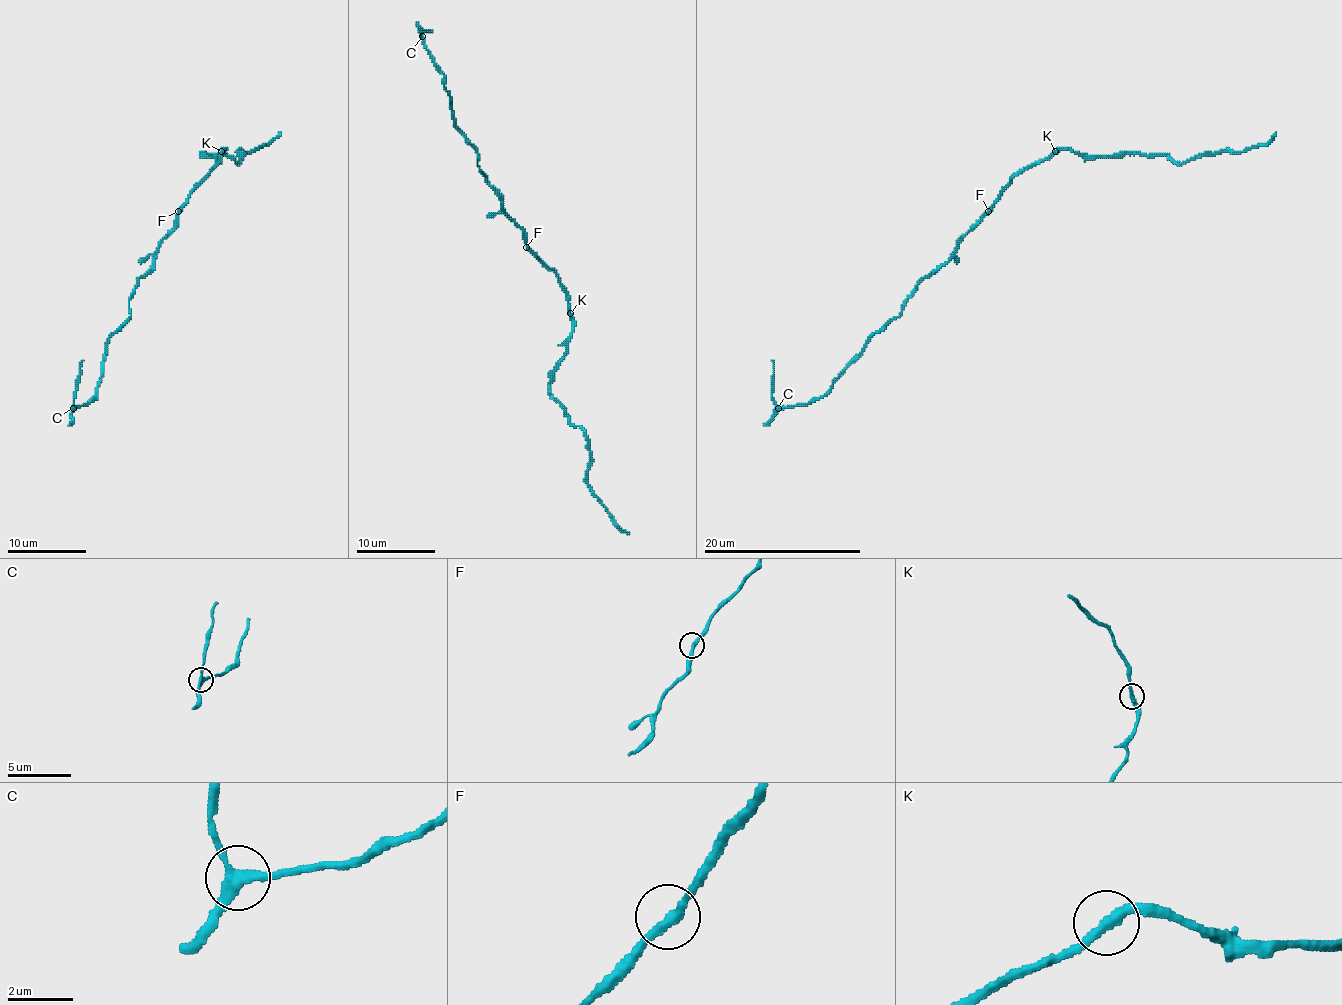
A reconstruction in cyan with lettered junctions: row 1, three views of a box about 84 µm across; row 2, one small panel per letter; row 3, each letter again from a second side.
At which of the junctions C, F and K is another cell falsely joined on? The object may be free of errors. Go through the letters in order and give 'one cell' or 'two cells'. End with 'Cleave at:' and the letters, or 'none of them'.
C: one cell
F: one cell
K: one cell
Cleave at: none of them

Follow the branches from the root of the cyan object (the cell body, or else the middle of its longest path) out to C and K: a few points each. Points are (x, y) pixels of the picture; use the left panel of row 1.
C: (180, 213), (154, 264), (135, 285), (131, 315), (109, 339), (95, 398), (74, 407)
K: (180, 213), (192, 191), (219, 163), (221, 151)

